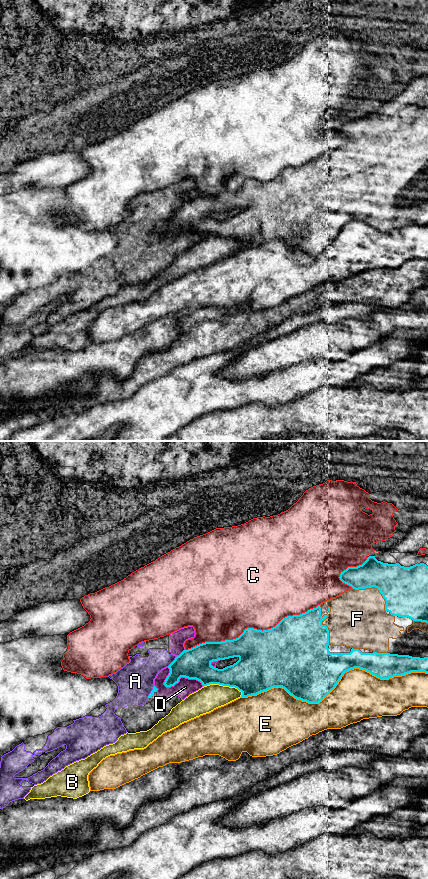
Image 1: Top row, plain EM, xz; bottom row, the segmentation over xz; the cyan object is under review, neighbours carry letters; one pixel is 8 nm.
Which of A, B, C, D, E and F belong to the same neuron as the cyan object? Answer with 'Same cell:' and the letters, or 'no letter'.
Same cell: F

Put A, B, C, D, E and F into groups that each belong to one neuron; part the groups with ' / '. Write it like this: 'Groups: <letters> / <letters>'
Groups: A B D / C / E / F

